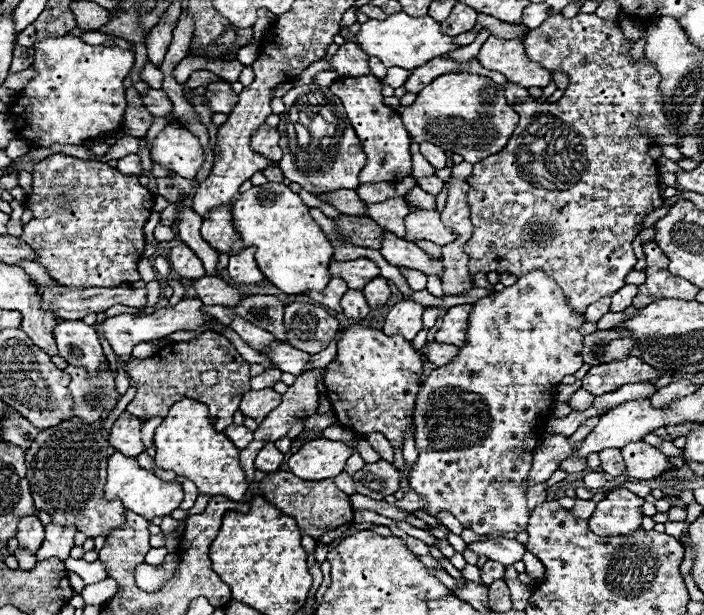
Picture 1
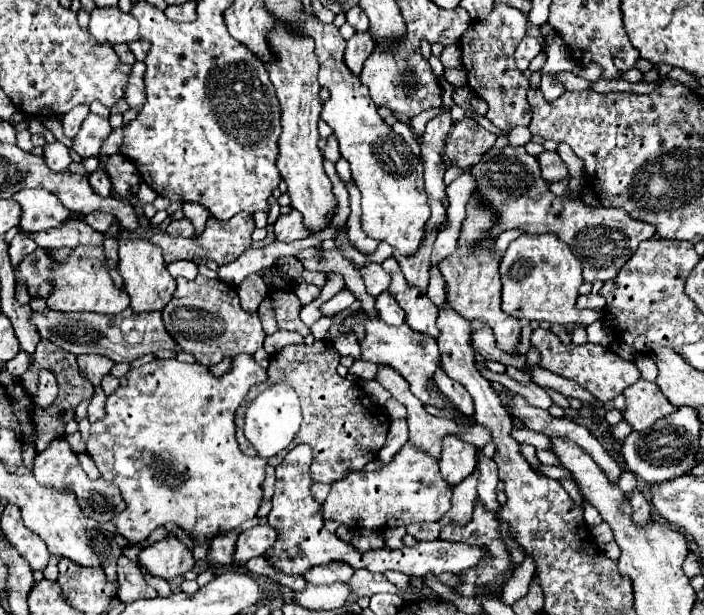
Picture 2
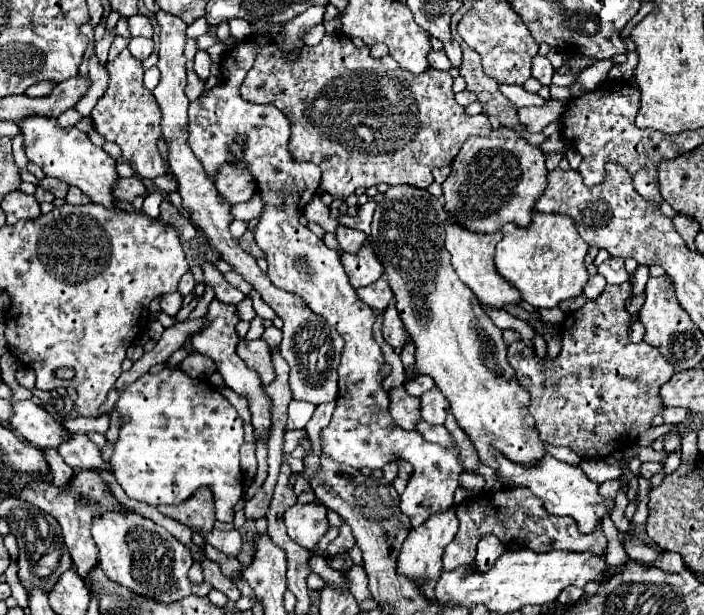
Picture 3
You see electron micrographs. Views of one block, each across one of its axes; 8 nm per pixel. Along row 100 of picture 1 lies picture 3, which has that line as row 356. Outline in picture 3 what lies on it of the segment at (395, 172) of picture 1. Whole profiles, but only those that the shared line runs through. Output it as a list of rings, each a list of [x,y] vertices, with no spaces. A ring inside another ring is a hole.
[[[252,36],[248,38],[244,44],[238,44],[236,48],[230,48],[224,52],[222,56],[222,82],[204,92],[196,102],[190,104],[188,108],[188,116],[190,116],[190,126],[188,126],[188,144],[192,148],[192,152],[196,154],[196,158],[202,162],[208,178],[214,178],[214,174],[218,172],[218,168],[222,164],[236,164],[242,168],[248,168],[256,180],[258,192],[264,198],[264,210],[260,216],[258,226],[254,228],[254,236],[256,236],[256,244],[266,252],[266,260],[268,260],[268,278],[272,280],[274,286],[292,292],[296,296],[300,296],[308,308],[312,312],[316,312],[318,316],[324,316],[326,322],[330,326],[334,326],[340,336],[346,340],[344,352],[342,352],[342,360],[340,360],[340,380],[338,380],[338,400],[336,400],[336,408],[332,414],[332,422],[322,430],[322,448],[324,452],[328,452],[328,456],[332,456],[334,460],[346,462],[350,466],[354,466],[356,470],[360,468],[382,468],[388,462],[394,460],[406,460],[413,467],[413,474],[408,480],[404,492],[400,495],[400,509],[408,518],[412,527],[424,524],[432,514],[436,512],[444,512],[448,506],[454,506],[454,492],[458,488],[458,476],[462,472],[462,466],[458,462],[458,448],[444,448],[440,444],[432,444],[428,440],[424,440],[424,436],[420,436],[420,432],[406,432],[402,430],[390,416],[390,394],[388,390],[382,388],[382,374],[380,368],[384,364],[384,356],[382,350],[378,346],[378,342],[374,340],[372,334],[372,326],[376,320],[376,314],[372,308],[368,308],[362,300],[356,300],[356,290],[350,286],[348,276],[340,264],[340,256],[336,250],[324,246],[324,242],[310,232],[306,226],[300,226],[300,216],[304,206],[314,198],[314,194],[318,192],[318,186],[321,181],[321,171],[318,166],[312,162],[298,162],[292,158],[290,150],[288,150],[288,140],[290,140],[290,122],[288,118],[276,108],[276,106],[268,106],[268,104],[252,104],[246,102],[240,96],[240,86],[248,74],[248,70],[252,68],[252,60],[256,58],[256,46],[260,44],[268,44],[272,38],[270,36]],[[244,134],[246,136],[246,148],[244,152],[244,162],[236,162],[232,158],[232,154],[228,152],[228,146],[236,144],[236,136]]]

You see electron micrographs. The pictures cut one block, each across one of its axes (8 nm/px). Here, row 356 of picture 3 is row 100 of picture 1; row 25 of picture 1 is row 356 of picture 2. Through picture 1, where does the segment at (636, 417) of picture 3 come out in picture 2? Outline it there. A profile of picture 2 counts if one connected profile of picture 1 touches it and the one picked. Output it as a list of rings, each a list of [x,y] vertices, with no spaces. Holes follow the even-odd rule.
[[[542,328],[532,332],[532,344],[538,348],[538,352],[542,356],[540,366],[544,366],[550,372],[564,376],[568,380],[576,380],[576,384],[582,384],[582,388],[592,392],[592,396],[598,398],[600,402],[616,398],[618,394],[622,394],[622,390],[626,386],[634,384],[640,378],[640,372],[632,362],[620,358],[618,354],[614,354],[612,350],[608,350],[604,346],[596,346],[590,342],[586,342],[584,346],[576,346],[576,344],[564,346],[552,330],[542,330]]]

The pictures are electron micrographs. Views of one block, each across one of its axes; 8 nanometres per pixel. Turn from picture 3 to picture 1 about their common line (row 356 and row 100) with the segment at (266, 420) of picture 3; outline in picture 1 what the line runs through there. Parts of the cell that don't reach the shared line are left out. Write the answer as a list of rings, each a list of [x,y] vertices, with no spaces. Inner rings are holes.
[[[224,80],[208,84],[206,98],[208,98],[208,108],[212,112],[222,112],[222,114],[230,114],[238,104],[238,94],[232,90],[230,82]]]

